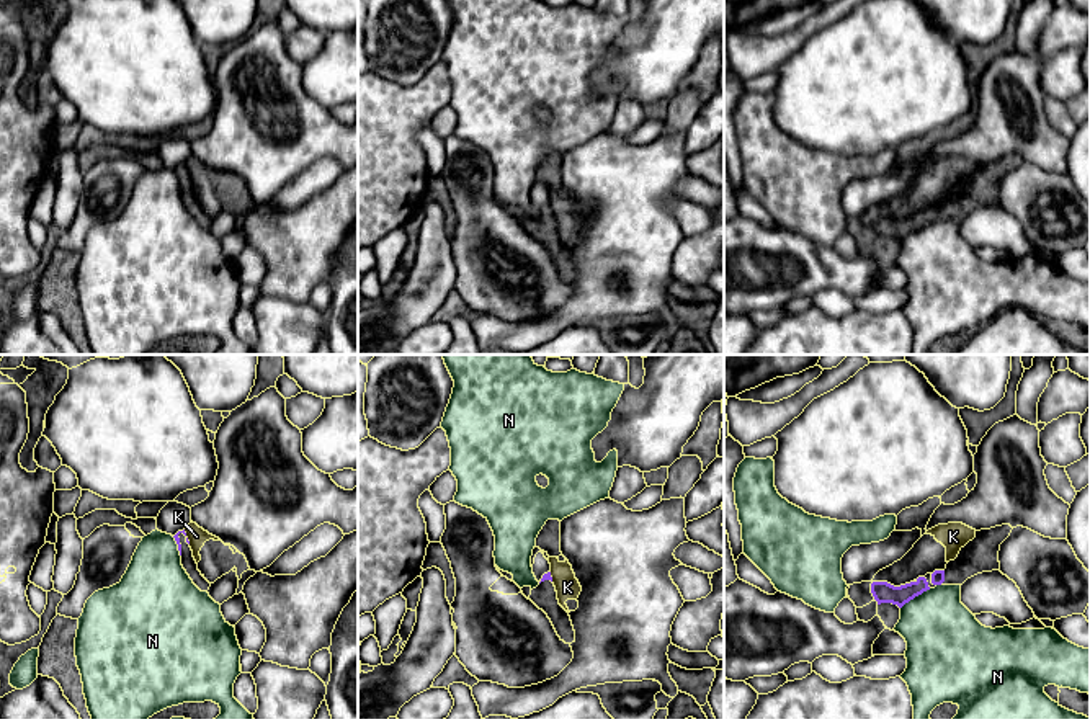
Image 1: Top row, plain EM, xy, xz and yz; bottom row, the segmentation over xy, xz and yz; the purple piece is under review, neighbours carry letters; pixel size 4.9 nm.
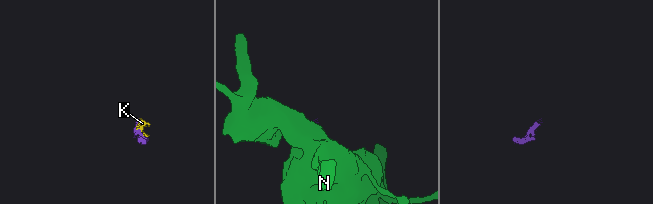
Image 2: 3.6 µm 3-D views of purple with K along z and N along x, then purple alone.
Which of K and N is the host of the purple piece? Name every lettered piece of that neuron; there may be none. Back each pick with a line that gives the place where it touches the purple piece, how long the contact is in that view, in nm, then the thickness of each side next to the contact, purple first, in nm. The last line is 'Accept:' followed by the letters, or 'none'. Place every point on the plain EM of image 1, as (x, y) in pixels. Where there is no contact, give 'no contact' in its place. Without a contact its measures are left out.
Accept: none

